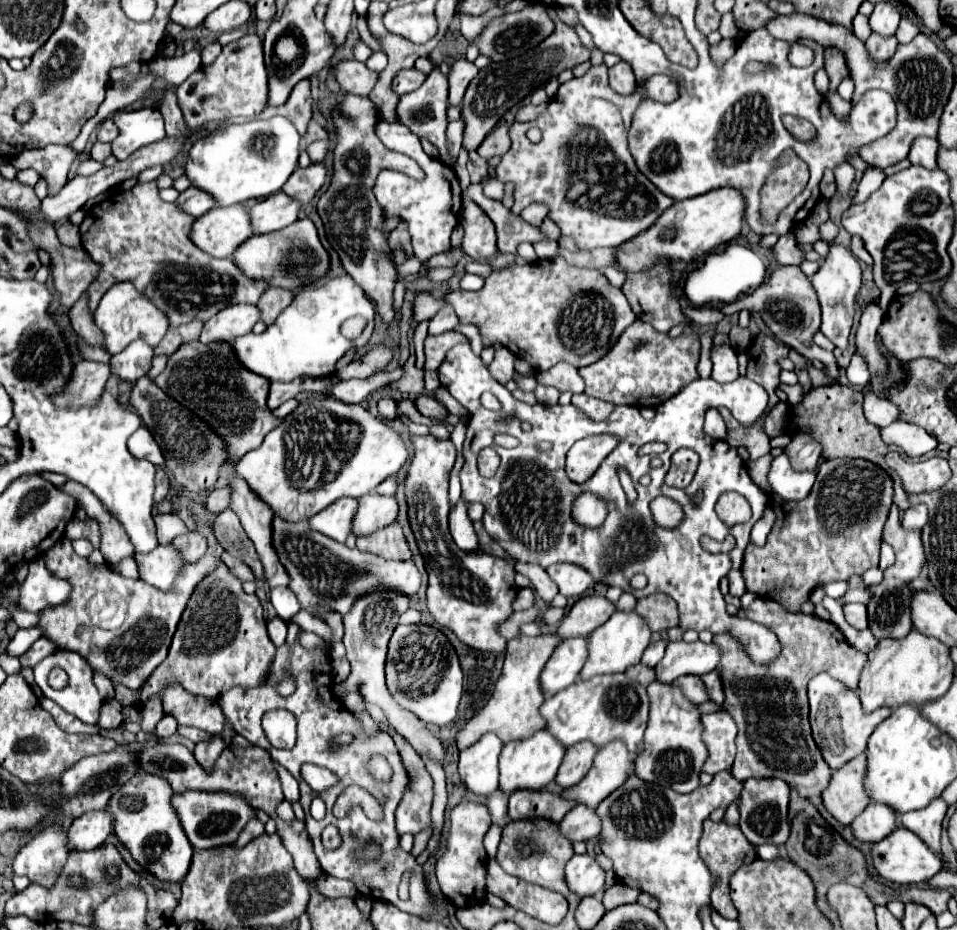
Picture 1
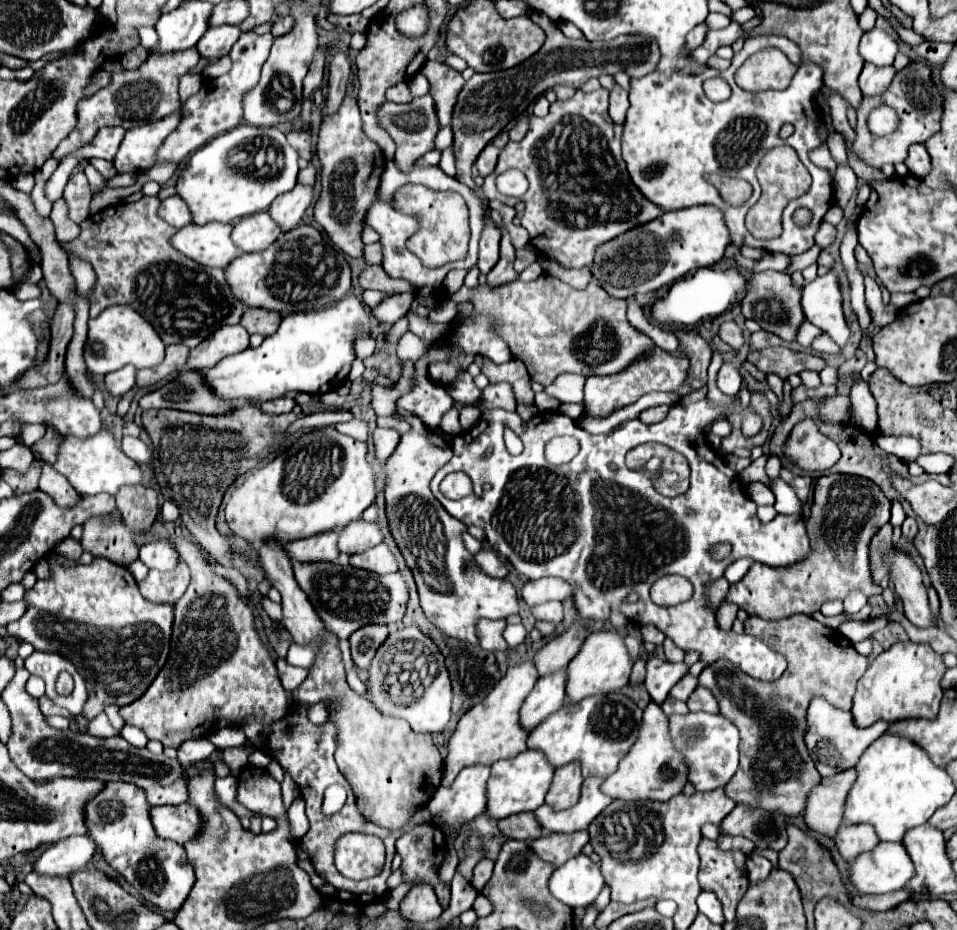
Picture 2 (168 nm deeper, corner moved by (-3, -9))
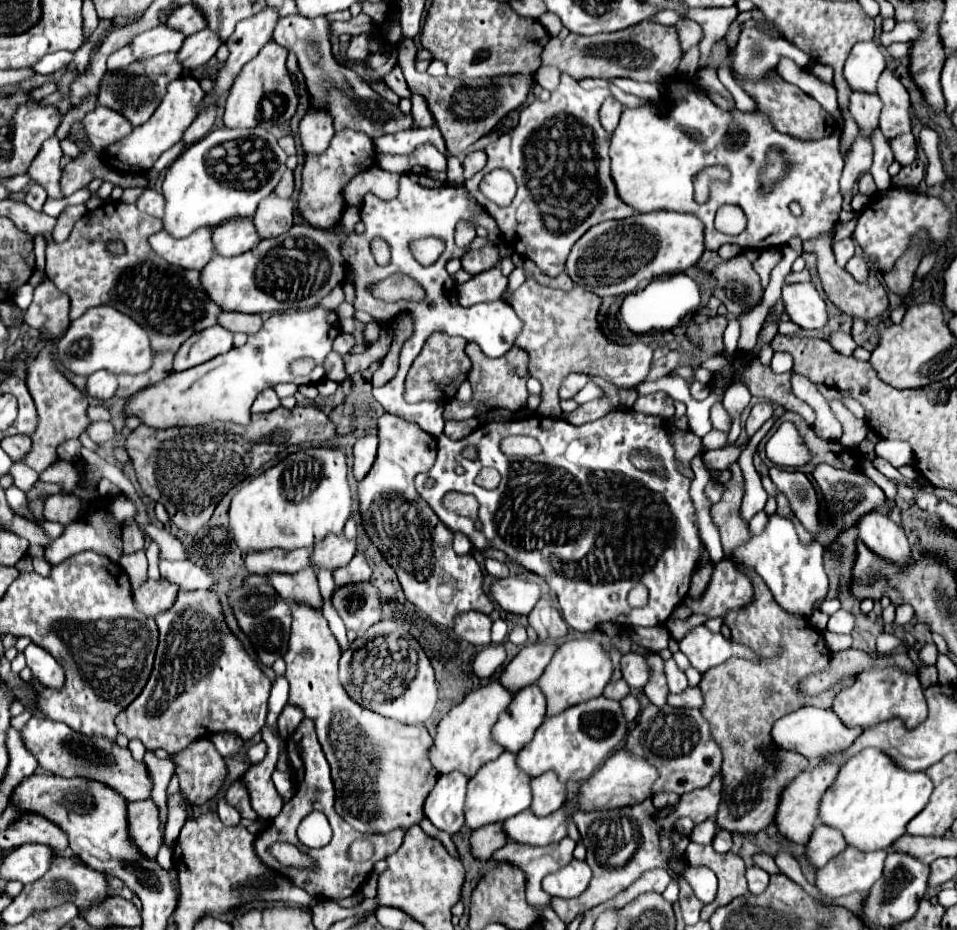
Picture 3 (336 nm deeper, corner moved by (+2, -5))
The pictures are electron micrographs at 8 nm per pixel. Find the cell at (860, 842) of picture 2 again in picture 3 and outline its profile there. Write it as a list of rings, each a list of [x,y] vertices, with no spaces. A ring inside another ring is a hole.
[[[818,824],[806,844],[806,858],[812,866],[822,868],[828,860],[838,856],[844,848],[846,848],[846,840],[842,838],[842,834],[838,834],[838,830]]]

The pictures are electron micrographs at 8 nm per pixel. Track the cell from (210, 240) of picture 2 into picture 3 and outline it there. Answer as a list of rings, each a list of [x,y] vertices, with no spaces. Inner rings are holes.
[[[202,228],[182,240],[176,240],[162,230],[152,234],[148,238],[148,244],[160,258],[164,258],[172,266],[180,266],[186,270],[202,270],[202,266],[206,266],[206,262],[214,256],[210,234],[210,228]]]

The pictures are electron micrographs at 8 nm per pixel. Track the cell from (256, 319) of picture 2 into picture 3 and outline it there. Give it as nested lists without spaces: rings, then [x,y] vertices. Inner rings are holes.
[[[222,312],[218,324],[230,332],[254,334],[262,328],[262,318],[258,314],[240,314],[240,312]]]

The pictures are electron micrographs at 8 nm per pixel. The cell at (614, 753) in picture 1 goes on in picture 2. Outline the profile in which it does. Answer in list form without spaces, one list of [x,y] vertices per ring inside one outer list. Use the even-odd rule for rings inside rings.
[[[597,776],[585,778],[579,802],[567,810],[553,810],[547,804],[539,806],[539,810],[535,810],[539,824],[547,832],[563,832],[563,834],[587,828],[613,802],[611,796],[601,792],[601,784],[603,778]]]

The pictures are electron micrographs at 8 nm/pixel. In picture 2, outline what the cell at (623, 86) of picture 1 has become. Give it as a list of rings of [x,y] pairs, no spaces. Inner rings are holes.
[[[619,84],[613,86],[611,90],[611,100],[609,100],[609,116],[613,122],[617,124],[623,124],[625,122],[625,114],[627,114],[627,108],[629,108],[629,98],[627,98],[627,90],[621,88]]]

